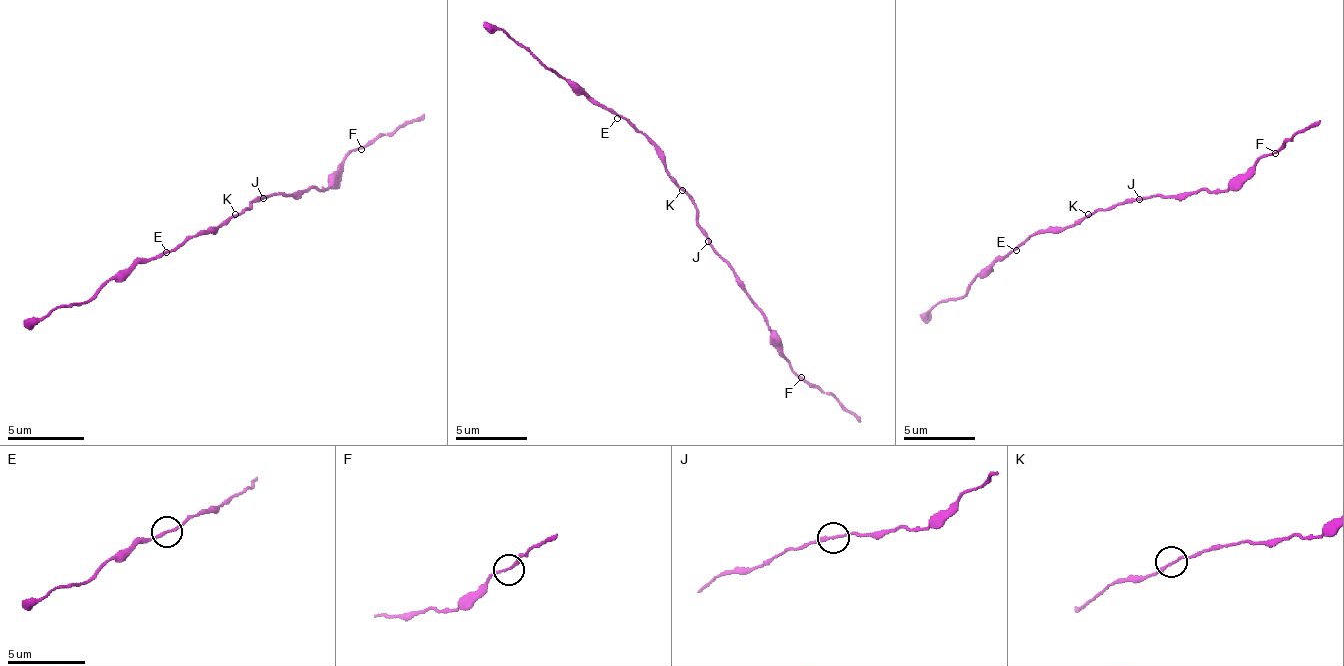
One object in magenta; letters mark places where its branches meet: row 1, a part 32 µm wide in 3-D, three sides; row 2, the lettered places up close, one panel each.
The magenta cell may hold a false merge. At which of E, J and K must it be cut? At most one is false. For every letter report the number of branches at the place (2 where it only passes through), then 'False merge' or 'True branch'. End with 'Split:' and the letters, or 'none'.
E: Branches: 2. True branch
J: Branches: 2. True branch
K: Branches: 2. True branch
Split: none

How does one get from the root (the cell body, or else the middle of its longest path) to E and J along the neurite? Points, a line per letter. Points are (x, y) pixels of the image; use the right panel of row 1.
E: (1099, 211), (1084, 214), (1063, 229), (1041, 229), (1016, 250)
J: (1099, 211), (1117, 207), (1128, 200), (1138, 200)

